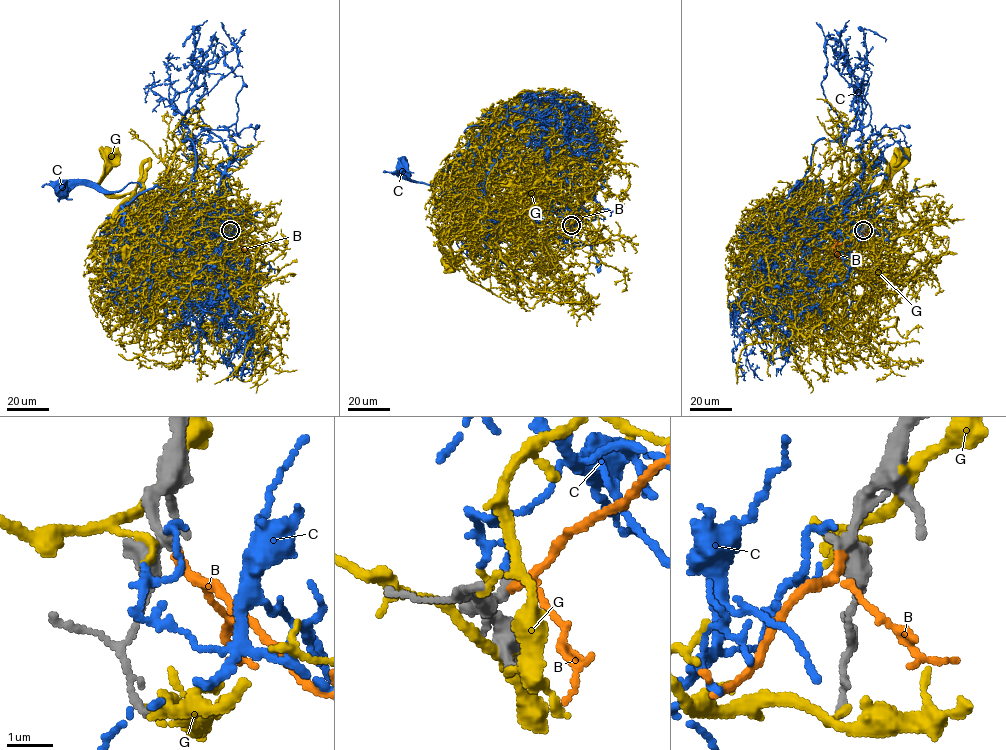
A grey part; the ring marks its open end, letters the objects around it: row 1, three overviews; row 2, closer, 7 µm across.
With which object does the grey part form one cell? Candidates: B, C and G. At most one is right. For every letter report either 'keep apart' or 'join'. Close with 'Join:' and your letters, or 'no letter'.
B: join
C: keep apart
G: keep apart
Join: B

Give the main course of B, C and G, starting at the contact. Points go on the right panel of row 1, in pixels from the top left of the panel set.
B: (863, 229), (856, 238), (836, 244), (834, 250), (839, 258)
C: (862, 229), (843, 238), (821, 220), (804, 238), (835, 182), (825, 191), (821, 184), (815, 192), (802, 190)
G: (863, 230), (841, 210), (812, 257), (819, 263), (819, 236), (836, 212), (878, 189), (899, 157)

